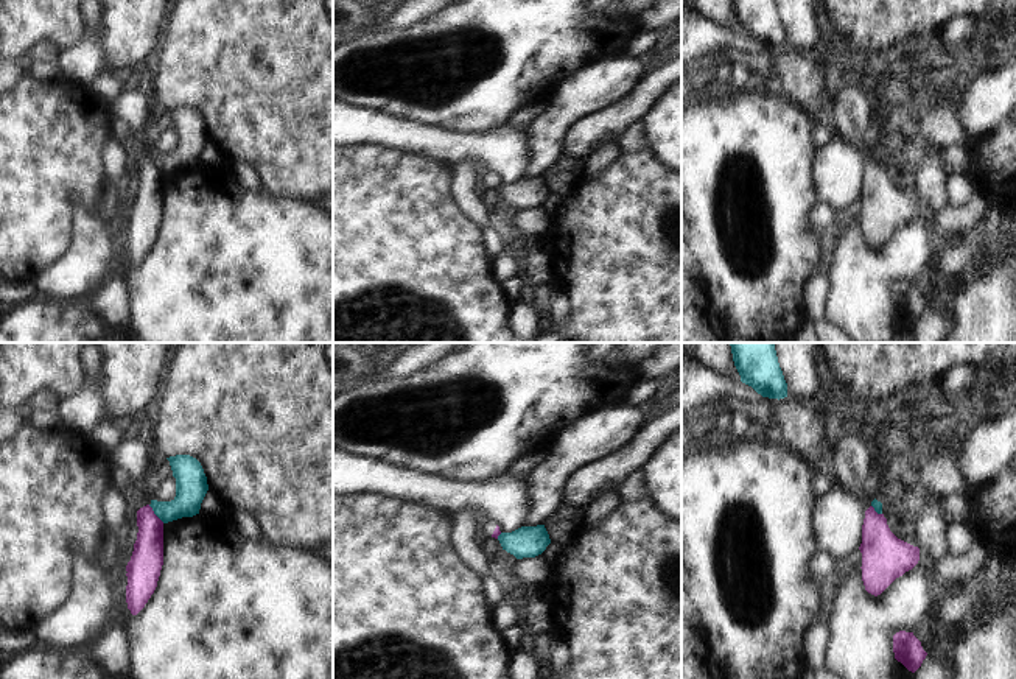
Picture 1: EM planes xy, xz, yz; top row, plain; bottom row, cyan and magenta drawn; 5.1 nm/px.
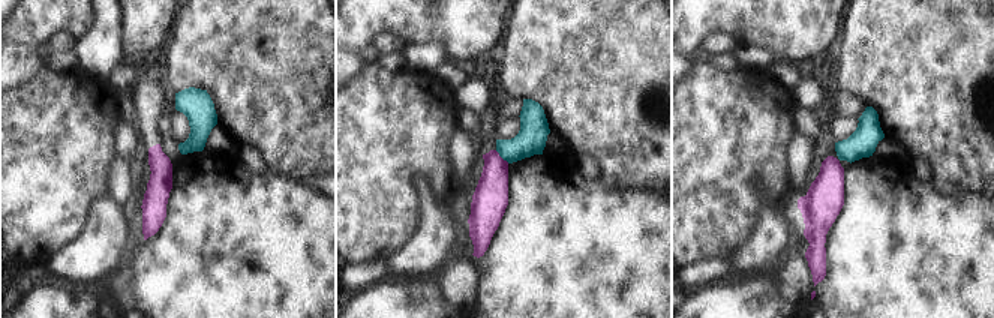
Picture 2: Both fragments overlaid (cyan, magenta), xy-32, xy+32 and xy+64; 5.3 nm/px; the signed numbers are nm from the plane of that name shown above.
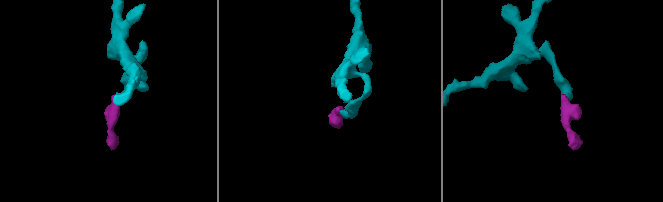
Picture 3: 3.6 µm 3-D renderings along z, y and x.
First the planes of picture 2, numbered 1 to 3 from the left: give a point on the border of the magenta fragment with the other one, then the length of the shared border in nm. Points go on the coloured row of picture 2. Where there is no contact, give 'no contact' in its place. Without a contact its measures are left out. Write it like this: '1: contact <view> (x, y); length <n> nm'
1: no contact
2: contact xy+32 (502, 158); length 100 nm
3: no contact

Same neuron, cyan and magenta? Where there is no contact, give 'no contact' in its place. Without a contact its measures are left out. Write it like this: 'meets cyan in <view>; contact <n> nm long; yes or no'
meets cyan in xy; contact 130 nm long; no

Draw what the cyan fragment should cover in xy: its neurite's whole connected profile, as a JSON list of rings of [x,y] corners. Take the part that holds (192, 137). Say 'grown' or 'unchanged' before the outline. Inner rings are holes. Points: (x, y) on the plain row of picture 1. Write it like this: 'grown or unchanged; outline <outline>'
unchanged; outline [[[176,106],[166,111],[176,129],[176,148],[171,153],[151,151],[149,156],[163,174],[199,165],[201,154],[208,142],[207,128],[196,109]]]

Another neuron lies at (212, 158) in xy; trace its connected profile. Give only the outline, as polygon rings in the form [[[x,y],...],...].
[[[208,140],[201,154],[199,165],[202,165],[204,168],[207,168],[210,171],[222,171],[222,170],[226,170],[227,164],[229,162],[226,159],[226,154],[222,153],[222,150]]]

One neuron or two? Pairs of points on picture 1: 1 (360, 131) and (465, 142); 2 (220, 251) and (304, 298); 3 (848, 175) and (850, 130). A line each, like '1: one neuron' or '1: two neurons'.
1: one neuron
2: one neuron
3: two neurons

